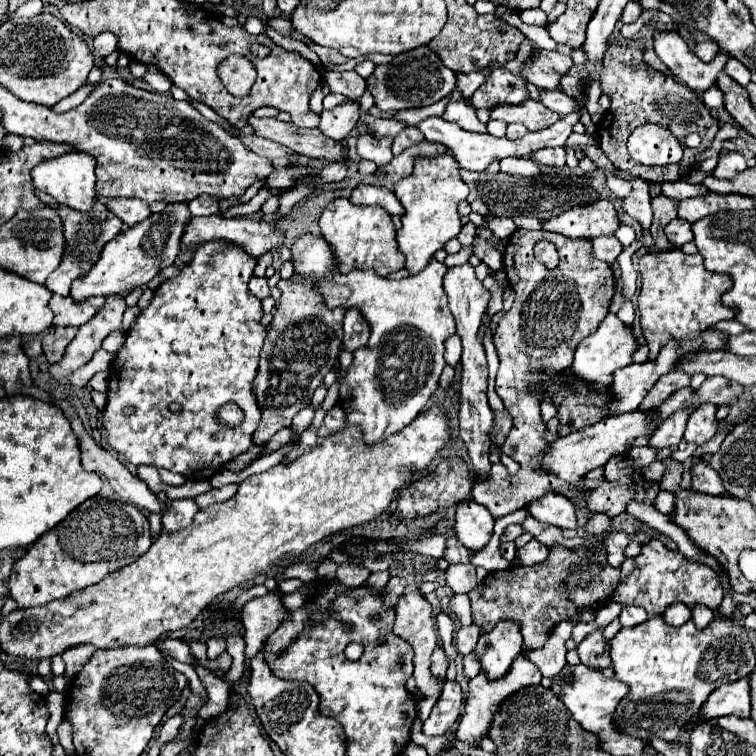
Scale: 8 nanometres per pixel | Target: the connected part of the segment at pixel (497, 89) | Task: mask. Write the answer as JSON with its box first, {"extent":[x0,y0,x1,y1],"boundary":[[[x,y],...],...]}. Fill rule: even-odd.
{"extent":[469,68,529,110],"boundary":[[[489,68],[485,82],[473,92],[469,102],[475,110],[477,108],[491,110],[491,106],[497,106],[497,102],[515,104],[527,98],[529,94],[523,76],[511,74],[507,68]]]}

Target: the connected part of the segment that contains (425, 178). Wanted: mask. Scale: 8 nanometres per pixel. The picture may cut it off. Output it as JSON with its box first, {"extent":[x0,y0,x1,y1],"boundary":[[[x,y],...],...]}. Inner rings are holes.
{"extent":[393,152,469,274],"boundary":[[[445,152],[433,158],[415,158],[413,172],[407,178],[399,180],[393,188],[395,196],[405,208],[405,216],[401,218],[403,228],[397,232],[397,244],[407,258],[405,268],[411,274],[421,272],[433,254],[441,250],[449,238],[461,232],[457,206],[467,198],[469,188],[459,176],[459,162],[451,156],[451,152]]]}

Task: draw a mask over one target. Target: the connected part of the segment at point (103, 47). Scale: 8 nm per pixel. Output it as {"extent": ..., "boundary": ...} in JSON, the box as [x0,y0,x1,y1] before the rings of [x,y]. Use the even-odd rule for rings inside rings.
{"extent":[93,34,117,58],"boundary":[[[99,34],[97,38],[95,38],[95,48],[93,48],[93,52],[99,56],[99,58],[105,58],[105,56],[109,56],[111,52],[115,52],[117,50],[117,38],[113,36],[113,34]]]}

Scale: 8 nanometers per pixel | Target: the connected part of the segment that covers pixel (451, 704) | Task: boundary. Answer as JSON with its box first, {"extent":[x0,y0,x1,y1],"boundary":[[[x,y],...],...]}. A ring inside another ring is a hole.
{"extent":[423,682,463,736],"boundary":[[[445,682],[443,694],[431,710],[431,716],[423,722],[423,734],[427,736],[443,736],[459,716],[459,708],[463,704],[463,694],[457,682]]]}

